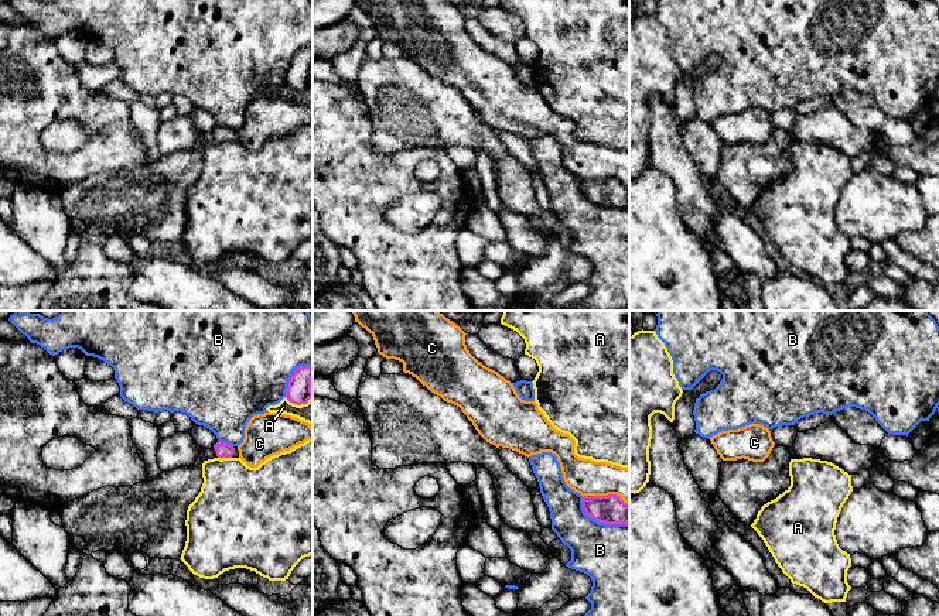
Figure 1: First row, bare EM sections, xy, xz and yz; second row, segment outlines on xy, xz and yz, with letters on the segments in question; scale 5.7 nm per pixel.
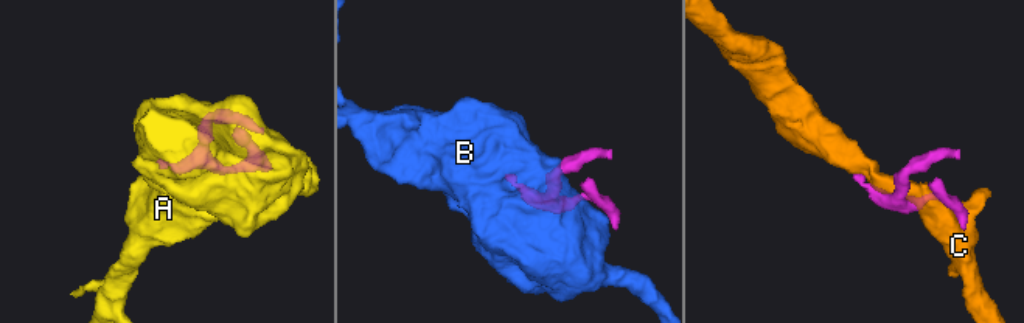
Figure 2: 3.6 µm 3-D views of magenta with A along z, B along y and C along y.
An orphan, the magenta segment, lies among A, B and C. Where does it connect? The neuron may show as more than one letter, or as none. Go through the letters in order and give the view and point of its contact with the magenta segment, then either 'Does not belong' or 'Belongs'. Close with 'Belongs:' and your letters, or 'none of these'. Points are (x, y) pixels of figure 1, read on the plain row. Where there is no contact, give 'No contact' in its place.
A: Touches magenta at xy (225, 140). Does not belong
B: Touches magenta at xz (598, 204). Does not belong
C: Touches magenta at xz (605, 180). Does not belong
Belongs: none of these

